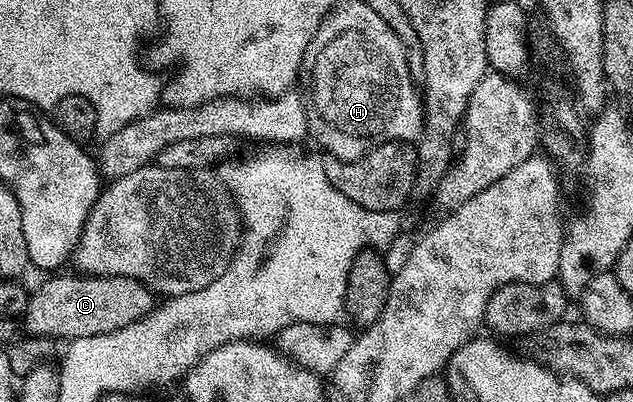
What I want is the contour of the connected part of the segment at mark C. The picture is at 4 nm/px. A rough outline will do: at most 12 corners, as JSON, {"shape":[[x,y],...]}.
{"shape":[[76,272],[29,293],[29,335],[102,336],[157,295],[133,278]]}

